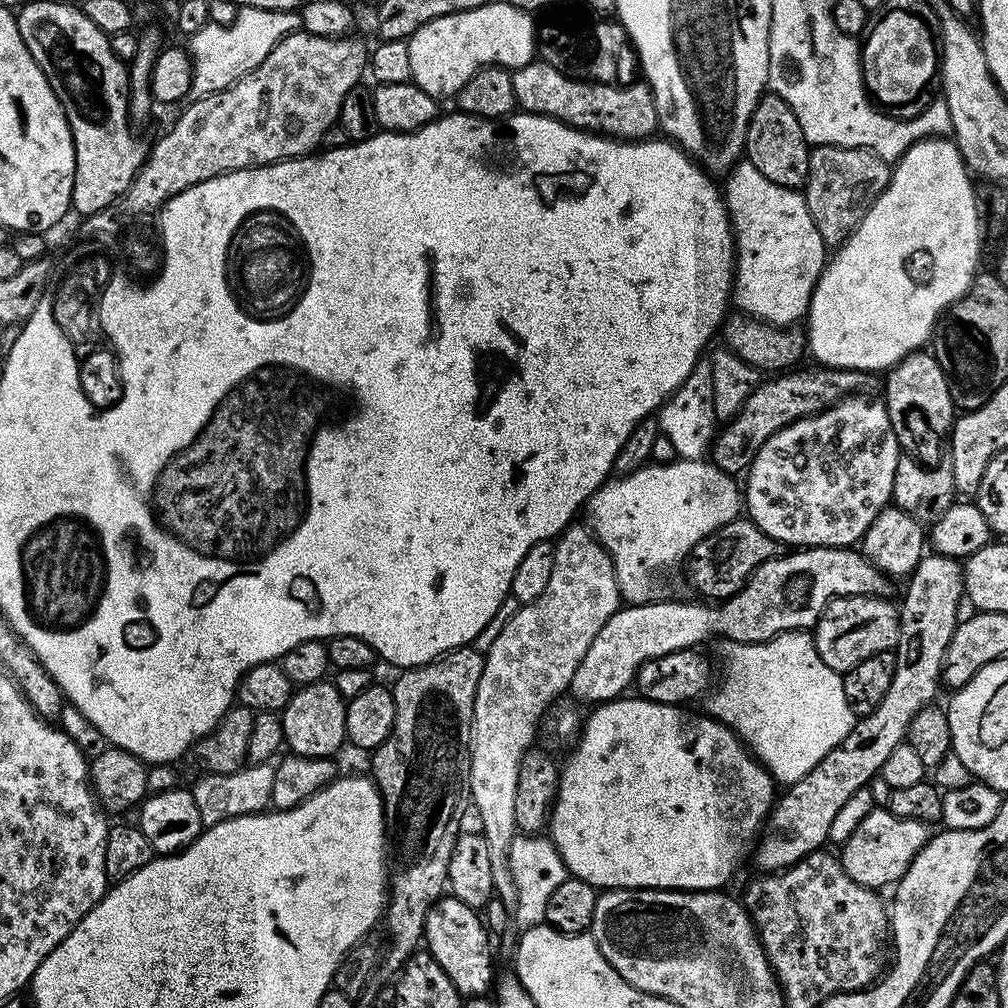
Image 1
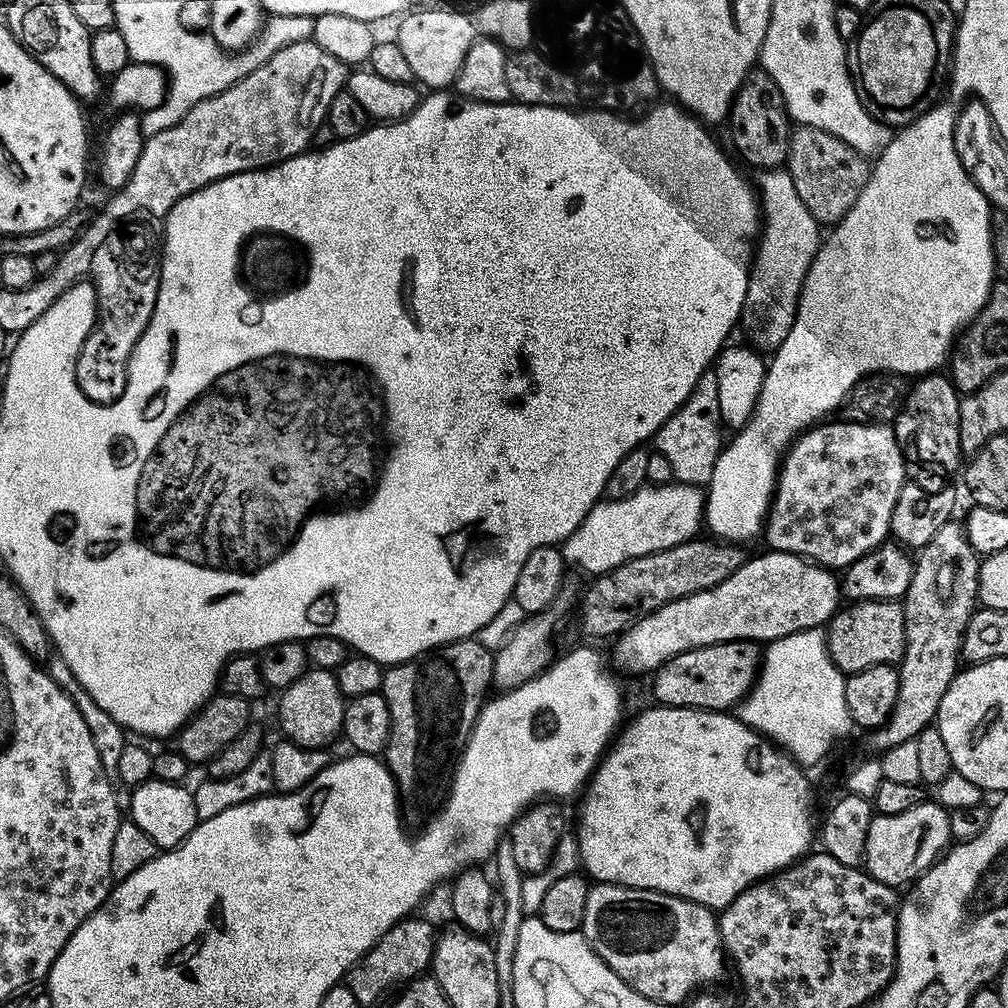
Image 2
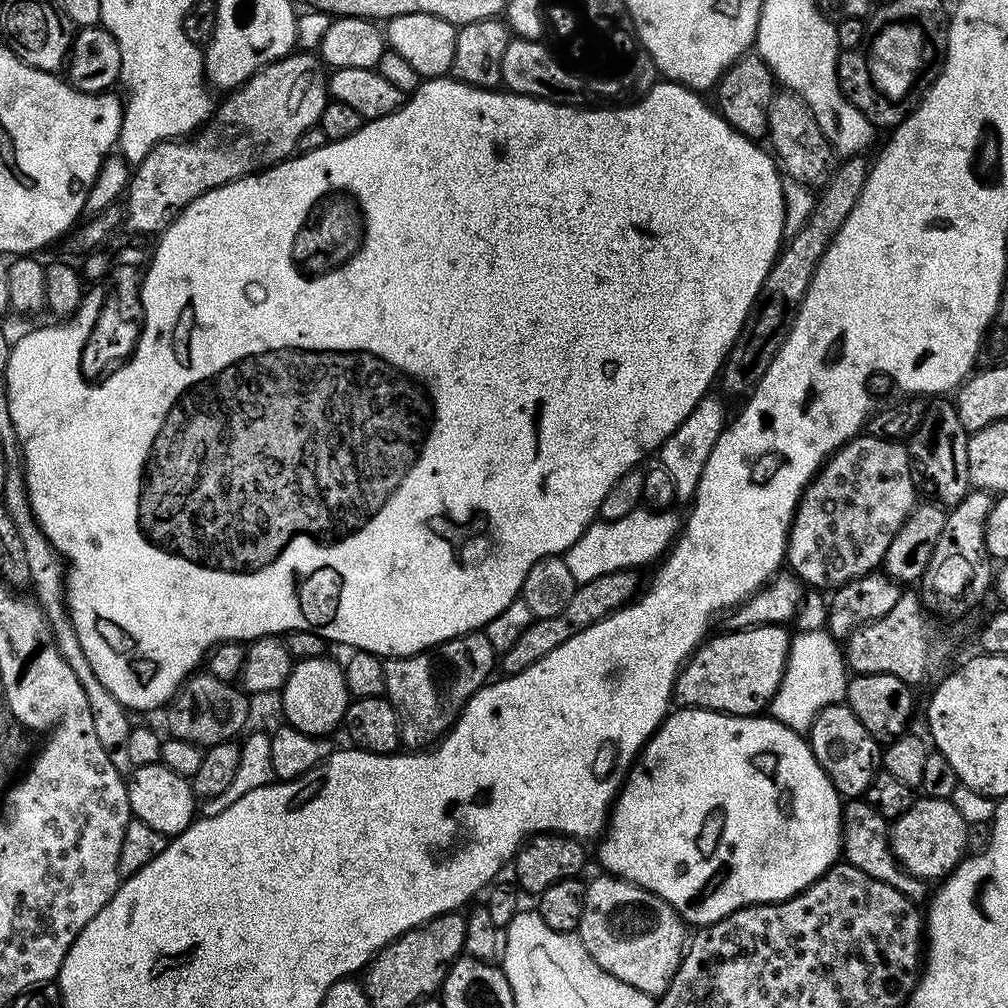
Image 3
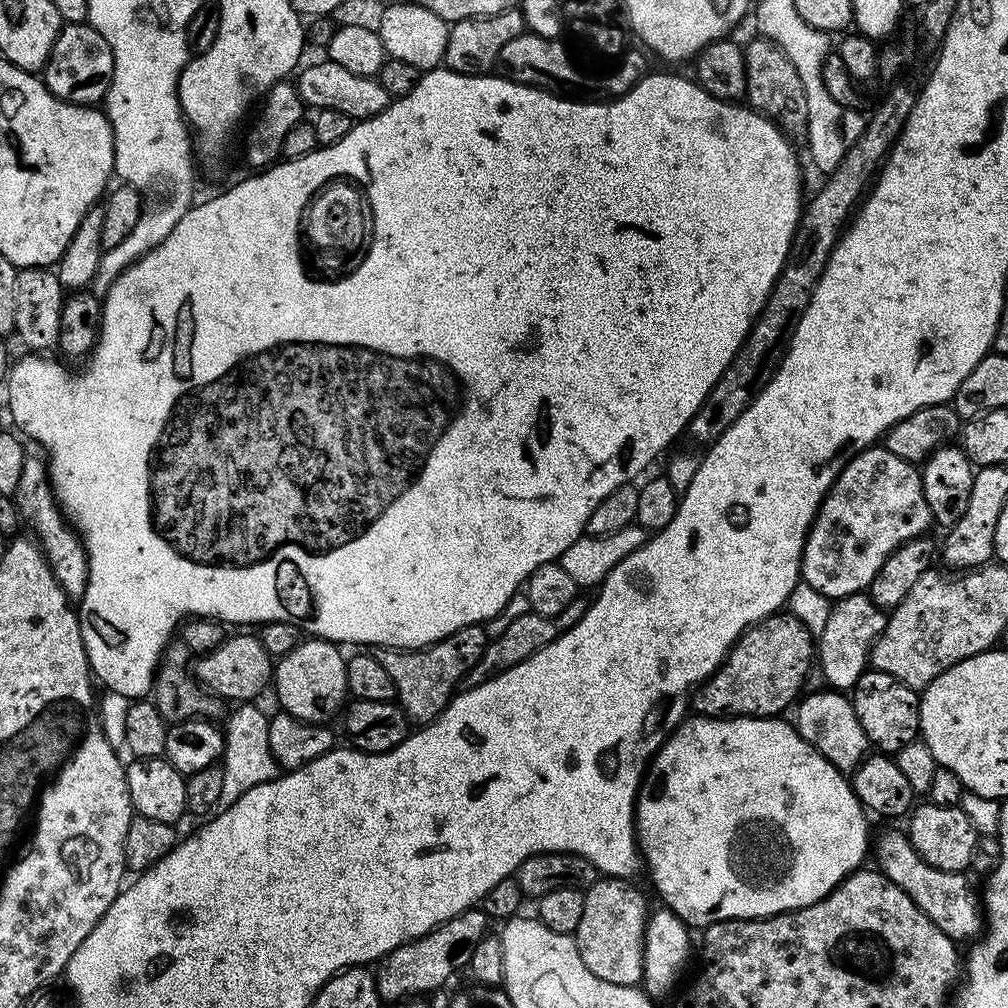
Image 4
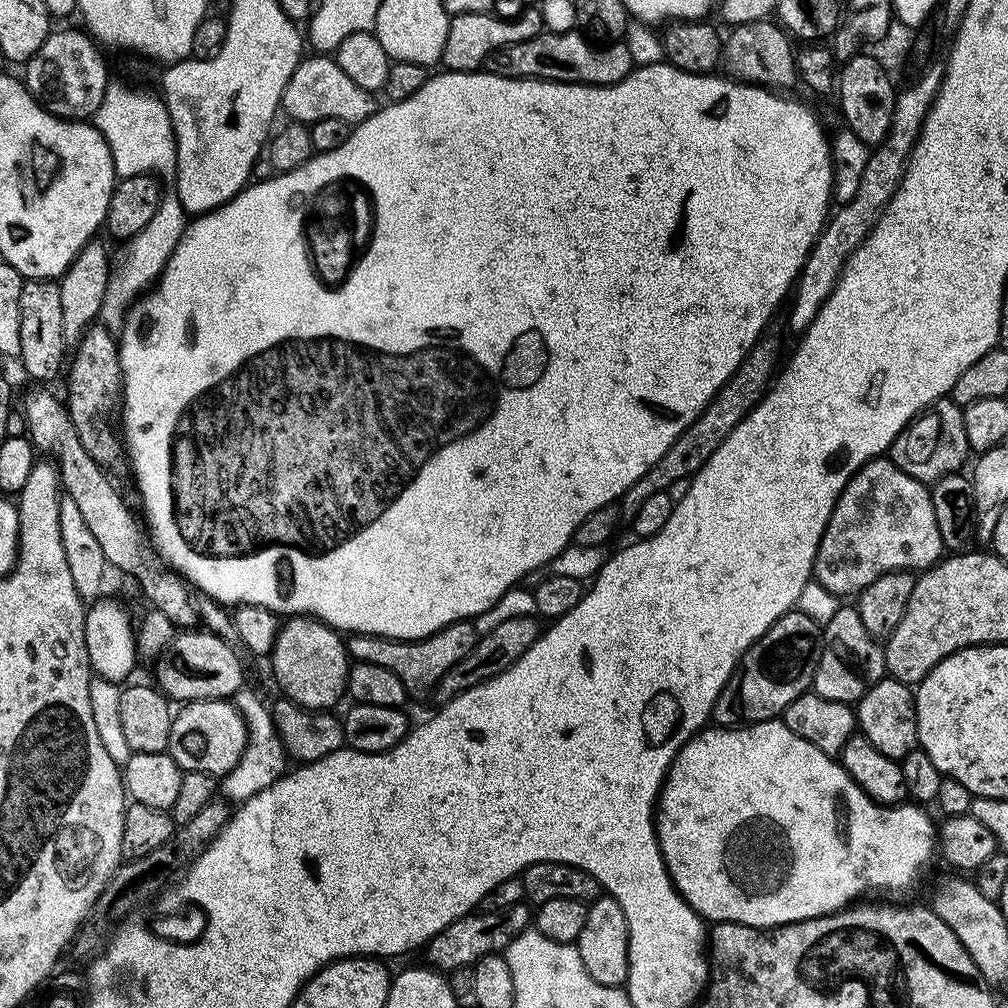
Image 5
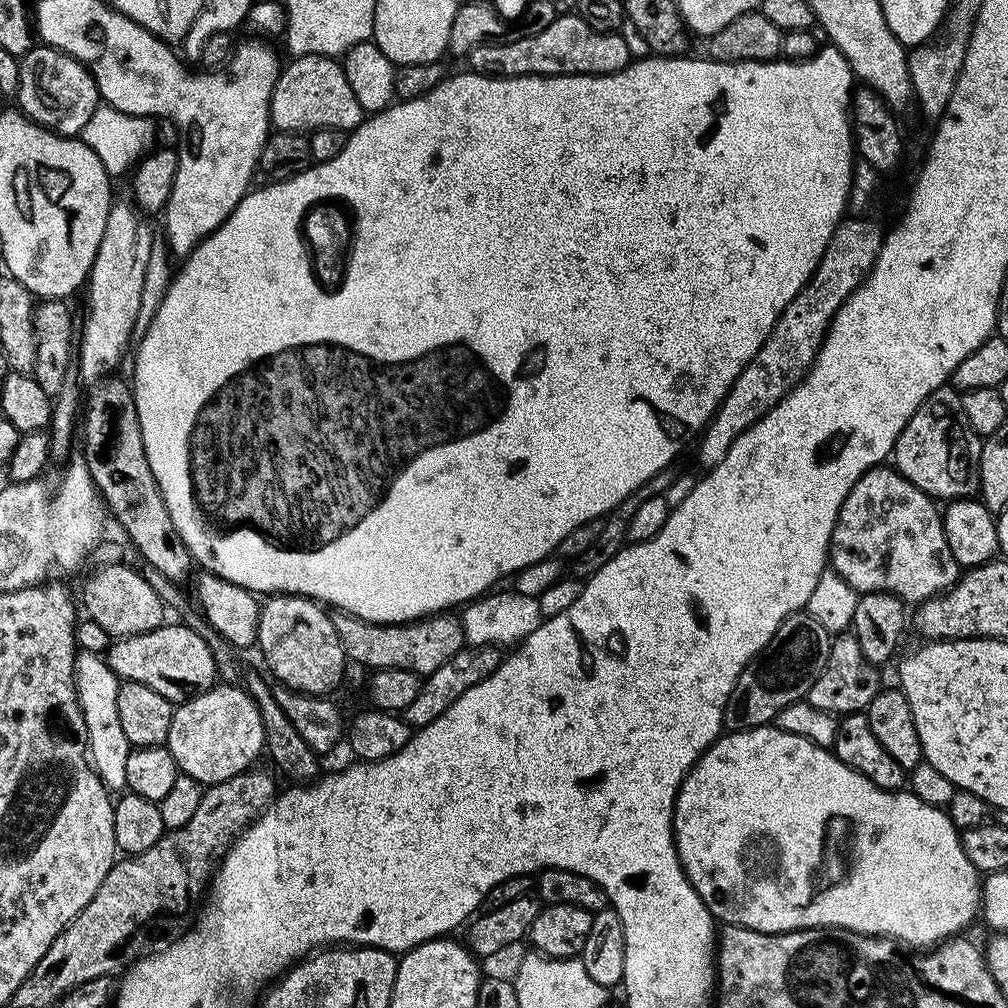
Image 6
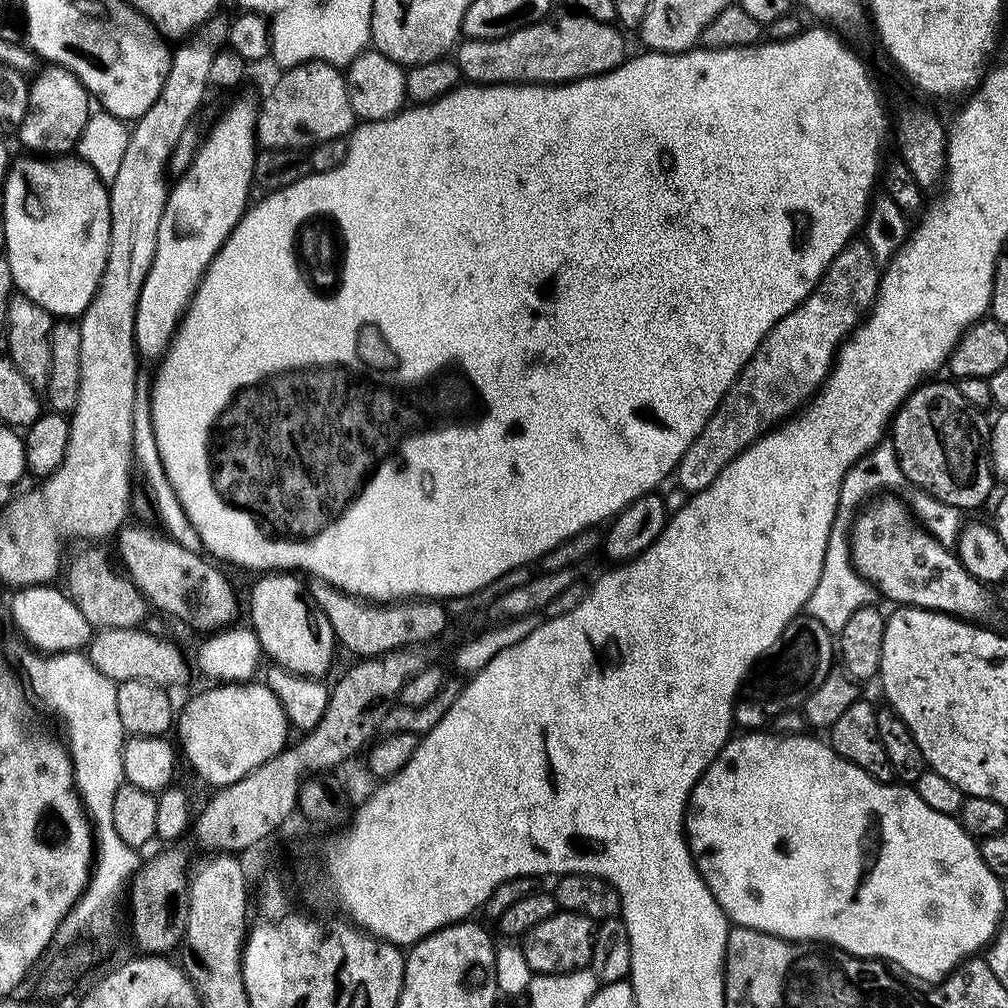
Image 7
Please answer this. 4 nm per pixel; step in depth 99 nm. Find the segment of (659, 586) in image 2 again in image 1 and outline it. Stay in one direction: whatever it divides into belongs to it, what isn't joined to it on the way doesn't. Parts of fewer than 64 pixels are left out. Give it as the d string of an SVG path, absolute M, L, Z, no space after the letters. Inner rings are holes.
M737 518L726 522L718 530L714 530L702 542L694 545L686 557L686 569L688 568L688 580L701 592L701 597L712 602L729 600L751 576L752 571L762 562L770 562L775 556L781 555L782 546L770 534L747 518Z

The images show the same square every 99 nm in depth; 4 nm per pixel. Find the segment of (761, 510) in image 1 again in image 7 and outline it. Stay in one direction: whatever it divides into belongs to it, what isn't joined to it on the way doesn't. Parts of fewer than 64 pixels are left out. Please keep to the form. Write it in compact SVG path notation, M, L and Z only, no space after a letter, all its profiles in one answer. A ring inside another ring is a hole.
M881 494L871 502L863 505L857 511L856 518L852 522L852 530L850 533L850 543L852 546L852 564L858 570L858 574L863 578L863 580L868 581L872 585L873 589L877 593L880 592L888 600L893 600L893 605L896 606L911 606L913 608L928 608L931 612L947 612L949 616L955 616L959 619L966 620L969 622L975 622L980 626L988 626L993 622L992 620L992 611L995 608L998 608L998 596L995 591L989 585L983 584L978 578L974 578L974 574L970 574L966 570L966 566L962 566L962 562L958 559L955 554L955 551L949 545L938 542L934 539L929 532L925 532L923 527L918 526L918 521L909 505L904 504L899 500L899 495L896 494Z

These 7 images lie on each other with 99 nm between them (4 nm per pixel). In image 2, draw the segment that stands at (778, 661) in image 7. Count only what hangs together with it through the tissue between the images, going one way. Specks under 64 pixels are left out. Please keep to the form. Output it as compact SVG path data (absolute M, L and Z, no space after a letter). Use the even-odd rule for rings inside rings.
M735 640L722 642L714 646L702 646L689 652L670 658L662 667L656 669L652 680L652 696L657 705L666 708L707 708L709 712L728 712L735 709L740 701L751 692L756 685L756 677L760 675L762 648L754 640Z

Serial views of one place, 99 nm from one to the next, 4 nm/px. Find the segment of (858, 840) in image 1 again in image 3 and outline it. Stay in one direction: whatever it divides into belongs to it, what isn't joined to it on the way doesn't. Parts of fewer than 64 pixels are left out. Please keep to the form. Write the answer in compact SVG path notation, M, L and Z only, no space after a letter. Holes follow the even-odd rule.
M924 796L913 799L910 810L891 821L888 844L892 847L894 858L909 874L925 882L939 882L950 875L964 859L968 826L962 814L954 810L951 800Z

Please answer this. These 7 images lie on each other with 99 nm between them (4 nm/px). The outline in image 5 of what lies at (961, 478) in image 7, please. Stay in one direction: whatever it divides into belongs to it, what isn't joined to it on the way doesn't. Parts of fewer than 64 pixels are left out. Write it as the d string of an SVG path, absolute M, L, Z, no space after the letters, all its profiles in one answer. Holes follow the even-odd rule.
M951 398L936 401L934 410L925 411L907 428L901 430L896 441L892 443L890 458L906 474L925 482L935 482L944 476L959 473L963 469L960 467L964 463L967 465L970 460L963 417L963 407L955 404Z

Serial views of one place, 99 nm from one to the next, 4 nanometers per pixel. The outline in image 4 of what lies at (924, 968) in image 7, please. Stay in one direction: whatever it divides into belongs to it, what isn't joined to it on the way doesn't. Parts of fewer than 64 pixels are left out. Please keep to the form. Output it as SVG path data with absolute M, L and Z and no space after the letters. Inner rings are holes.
M693 715L685 719L669 735L651 764L647 765L644 778L640 782L640 792L636 795L636 843L640 850L643 867L648 868L648 876L661 896L663 907L675 914L692 930L703 930L719 920L759 920L762 916L776 916L779 912L793 912L810 906L830 890L834 890L852 872L865 863L864 855L870 852L870 832L866 809L858 802L849 777L839 772L814 746L810 746L796 733L795 727L784 718L766 716L719 716Z

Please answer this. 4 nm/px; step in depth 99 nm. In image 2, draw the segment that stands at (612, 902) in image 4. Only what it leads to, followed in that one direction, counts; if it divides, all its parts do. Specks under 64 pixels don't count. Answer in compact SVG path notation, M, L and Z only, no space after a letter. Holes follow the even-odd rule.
M593 883L591 887L589 887L588 897L586 898L586 918L584 919L582 935L584 939L587 940L588 945L591 946L635 992L651 1000L657 1000L662 1006L680 1003L680 1005L683 1005L697 990L703 989L705 986L715 985L712 983L714 983L715 980L722 979L724 976L726 953L724 951L724 943L720 937L720 922L717 913L713 911L713 909L702 906L698 902L683 900L682 898L671 896L665 892L642 890L641 888L623 888L621 884Z

